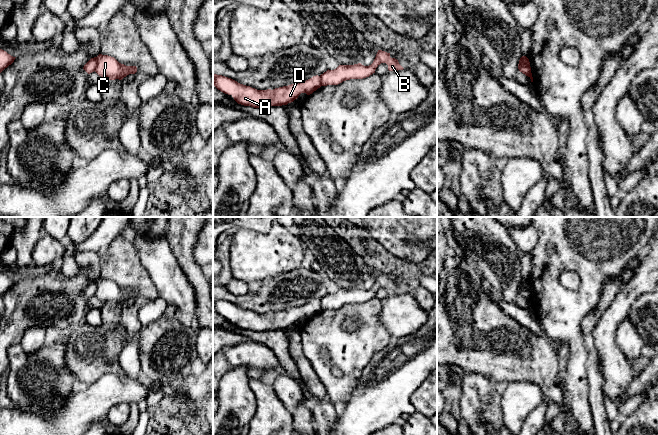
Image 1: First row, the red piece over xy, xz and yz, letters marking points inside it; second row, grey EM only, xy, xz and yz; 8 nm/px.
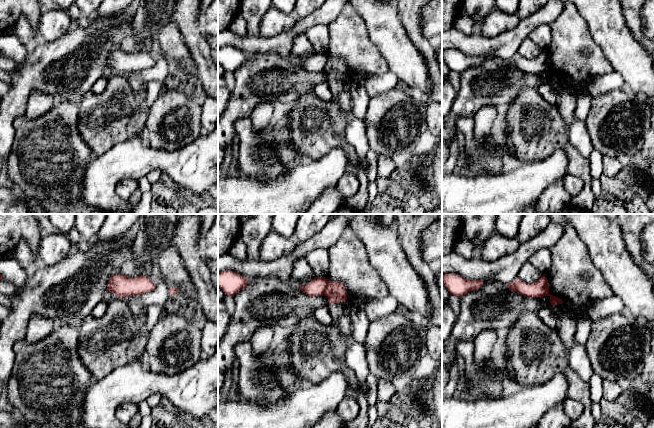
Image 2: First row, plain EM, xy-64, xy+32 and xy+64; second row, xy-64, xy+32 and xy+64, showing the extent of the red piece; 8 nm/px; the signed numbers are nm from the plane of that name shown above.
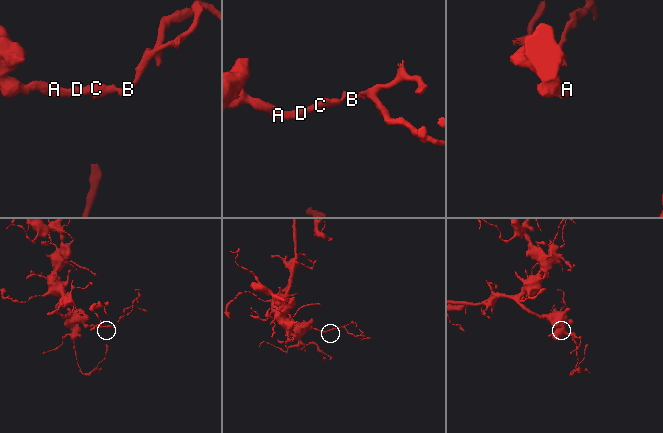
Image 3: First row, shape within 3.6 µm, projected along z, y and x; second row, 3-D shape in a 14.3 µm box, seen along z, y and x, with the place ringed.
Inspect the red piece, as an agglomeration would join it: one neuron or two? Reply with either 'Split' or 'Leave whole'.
Split

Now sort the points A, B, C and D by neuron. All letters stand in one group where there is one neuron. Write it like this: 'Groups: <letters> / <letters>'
Groups: A D / B C

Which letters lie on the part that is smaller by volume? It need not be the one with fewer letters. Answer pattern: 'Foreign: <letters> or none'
Foreign: B, C

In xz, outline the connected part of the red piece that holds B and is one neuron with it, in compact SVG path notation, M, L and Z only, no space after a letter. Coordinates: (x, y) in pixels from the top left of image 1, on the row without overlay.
M378 274L373 287L369 290L364 290L361 287L354 289L339 289L334 294L327 294L320 299L321 309L338 309L343 305L350 303L363 303L375 297L376 292L381 288L386 287L389 295L403 294L398 284L390 281L390 277Z

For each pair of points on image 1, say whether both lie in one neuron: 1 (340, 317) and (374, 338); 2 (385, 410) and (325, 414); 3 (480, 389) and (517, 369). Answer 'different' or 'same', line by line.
1: same
2: different
3: different

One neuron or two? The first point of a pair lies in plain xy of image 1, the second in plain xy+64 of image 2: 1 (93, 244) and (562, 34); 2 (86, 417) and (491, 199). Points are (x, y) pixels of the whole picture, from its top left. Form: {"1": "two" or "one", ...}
{"1": "two", "2": "one"}

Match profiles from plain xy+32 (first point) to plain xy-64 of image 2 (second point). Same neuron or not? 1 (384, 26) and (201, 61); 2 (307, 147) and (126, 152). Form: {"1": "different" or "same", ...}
{"1": "different", "2": "different"}

